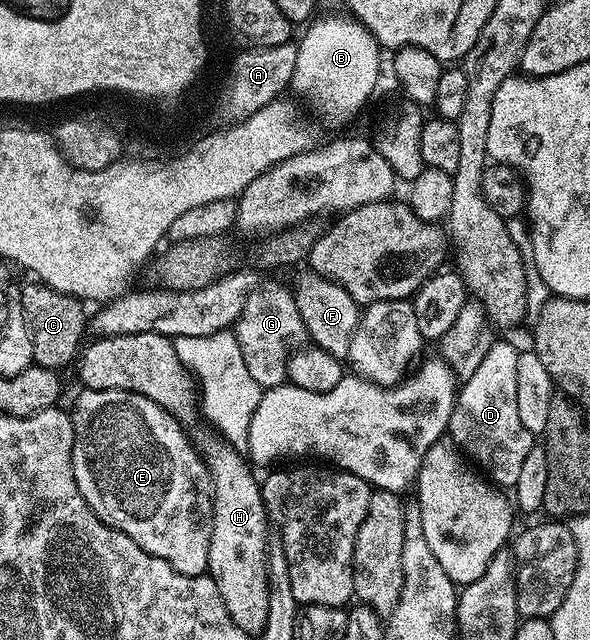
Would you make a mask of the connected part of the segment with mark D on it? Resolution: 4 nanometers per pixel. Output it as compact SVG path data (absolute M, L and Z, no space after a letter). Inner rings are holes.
M494 341L490 351L487 352L487 357L483 357L483 362L479 364L479 369L475 369L475 374L460 384L455 395L447 432L448 438L452 439L462 452L501 489L511 489L515 481L519 481L523 461L527 458L529 450L535 446L535 437L523 425L523 421L519 421L519 405L515 401L515 365L518 354L518 348L513 348L511 344Z

